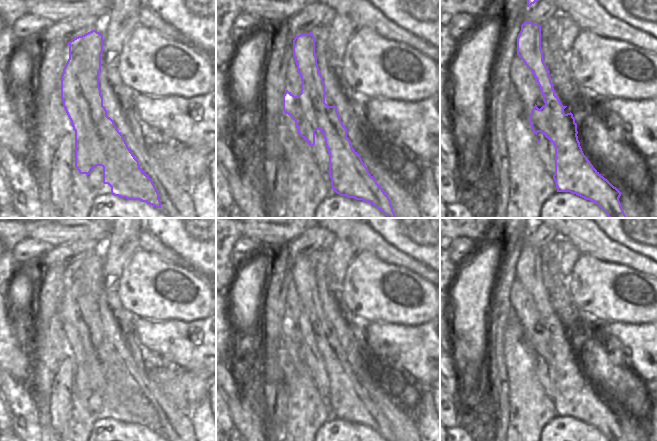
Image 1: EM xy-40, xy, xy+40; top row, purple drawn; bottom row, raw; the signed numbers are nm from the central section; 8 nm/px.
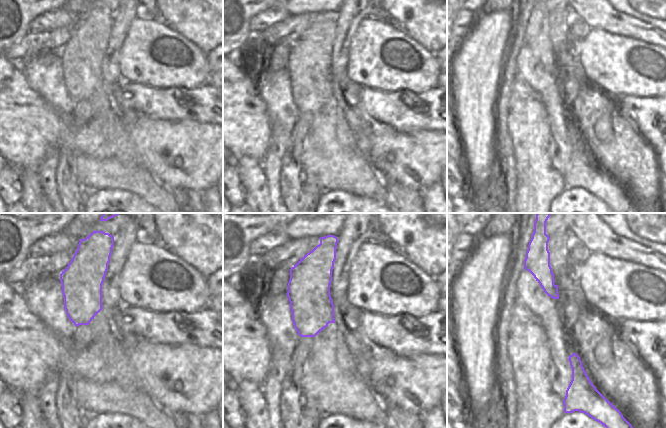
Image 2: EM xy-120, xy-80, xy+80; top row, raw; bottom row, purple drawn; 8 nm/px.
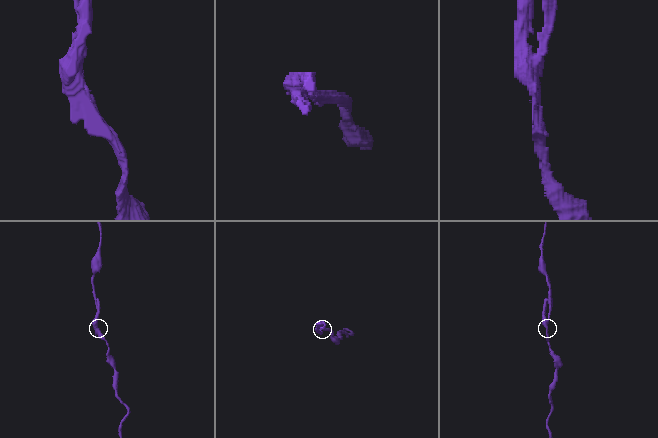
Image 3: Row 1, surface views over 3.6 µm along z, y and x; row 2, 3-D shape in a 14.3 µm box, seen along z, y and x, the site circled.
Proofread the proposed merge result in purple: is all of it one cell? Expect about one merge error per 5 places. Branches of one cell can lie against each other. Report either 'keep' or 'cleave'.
cleave

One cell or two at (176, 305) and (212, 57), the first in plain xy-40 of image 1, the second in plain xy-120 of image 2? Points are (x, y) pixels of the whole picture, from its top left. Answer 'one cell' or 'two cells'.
two cells

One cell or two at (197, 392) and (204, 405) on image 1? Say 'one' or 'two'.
two

